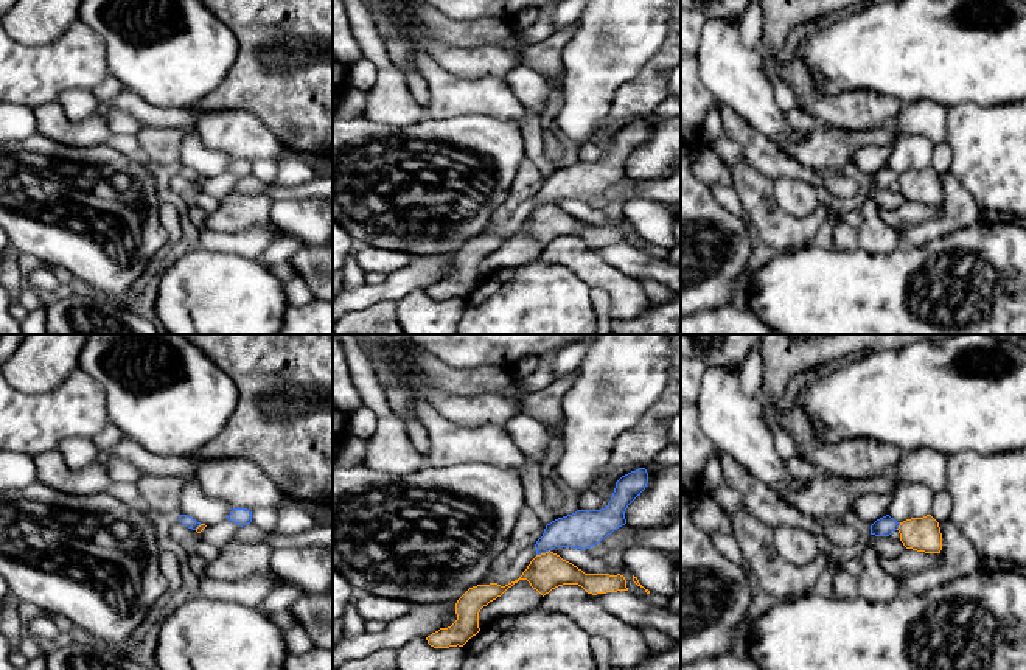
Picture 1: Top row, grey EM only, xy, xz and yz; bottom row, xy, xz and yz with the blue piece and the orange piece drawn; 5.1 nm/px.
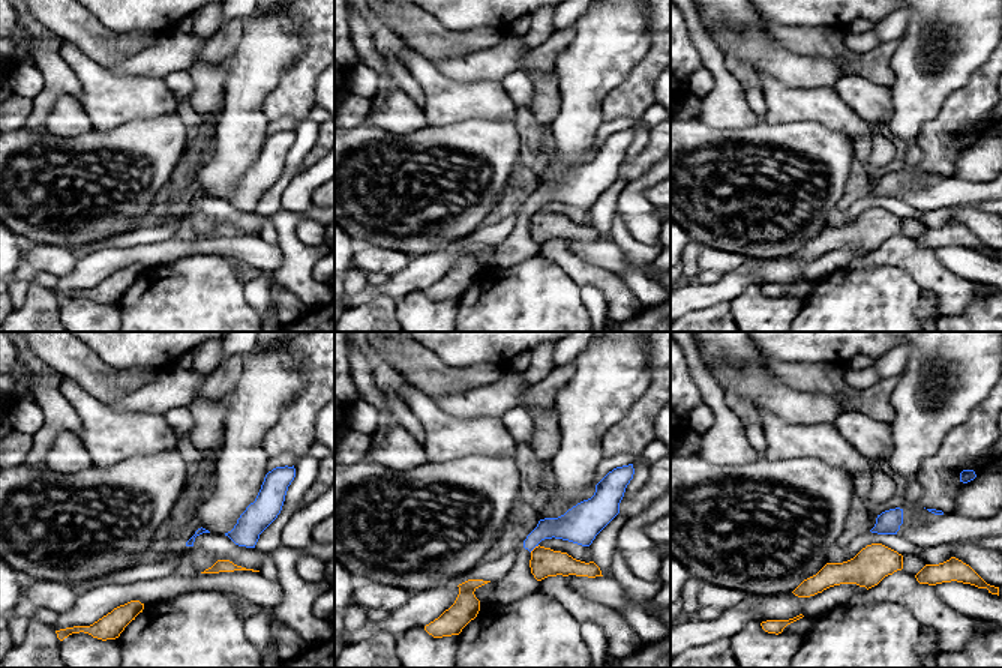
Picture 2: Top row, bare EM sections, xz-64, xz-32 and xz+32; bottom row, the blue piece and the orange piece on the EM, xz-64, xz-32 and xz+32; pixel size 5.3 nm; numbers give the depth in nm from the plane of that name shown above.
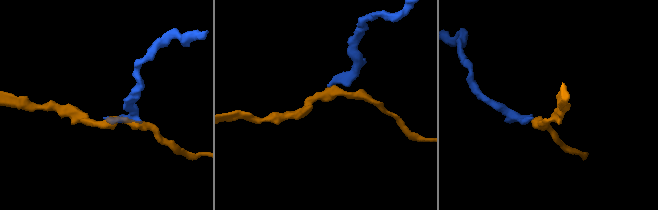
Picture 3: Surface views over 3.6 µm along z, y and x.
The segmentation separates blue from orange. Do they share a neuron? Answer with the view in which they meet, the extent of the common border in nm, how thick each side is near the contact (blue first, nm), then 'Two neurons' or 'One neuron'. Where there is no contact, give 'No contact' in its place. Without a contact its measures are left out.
Touches blue in xz. Shared border 80 nm. Thickness 190 nm (blue) against 190 nm. Two neurons

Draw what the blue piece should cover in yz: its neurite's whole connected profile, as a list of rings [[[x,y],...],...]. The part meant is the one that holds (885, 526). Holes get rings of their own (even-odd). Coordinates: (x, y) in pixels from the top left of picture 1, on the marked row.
[[[889,515],[877,519],[872,525],[871,525],[871,535],[875,536],[889,536],[894,530],[897,530],[900,525],[900,522],[897,522],[894,518],[891,518]]]

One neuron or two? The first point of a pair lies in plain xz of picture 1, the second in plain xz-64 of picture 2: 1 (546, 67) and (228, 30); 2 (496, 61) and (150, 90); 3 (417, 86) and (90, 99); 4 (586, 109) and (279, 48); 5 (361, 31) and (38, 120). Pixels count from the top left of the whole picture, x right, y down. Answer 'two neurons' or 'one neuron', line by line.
1: one neuron
2: two neurons
3: two neurons
4: one neuron
5: two neurons

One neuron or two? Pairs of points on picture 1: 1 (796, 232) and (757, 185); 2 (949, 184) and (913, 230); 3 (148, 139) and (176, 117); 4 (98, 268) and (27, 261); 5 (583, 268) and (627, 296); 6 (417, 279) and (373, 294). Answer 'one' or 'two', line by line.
1: one
2: one
3: two
4: two
5: one
6: one

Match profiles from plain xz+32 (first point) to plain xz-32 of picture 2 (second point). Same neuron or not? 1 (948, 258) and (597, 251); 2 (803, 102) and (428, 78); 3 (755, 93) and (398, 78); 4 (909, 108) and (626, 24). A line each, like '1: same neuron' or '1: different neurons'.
1: same neuron
2: same neuron
3: same neuron
4: same neuron

